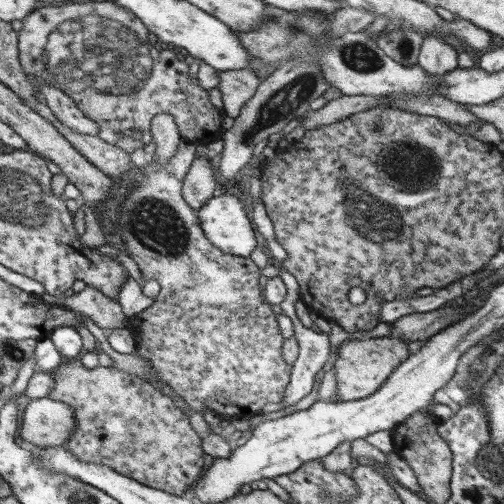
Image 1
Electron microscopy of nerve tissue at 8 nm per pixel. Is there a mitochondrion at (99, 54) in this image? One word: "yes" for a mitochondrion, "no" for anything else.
yes

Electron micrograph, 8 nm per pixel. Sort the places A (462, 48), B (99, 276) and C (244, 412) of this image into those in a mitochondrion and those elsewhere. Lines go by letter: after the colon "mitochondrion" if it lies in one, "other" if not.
A: other
B: other
C: other

